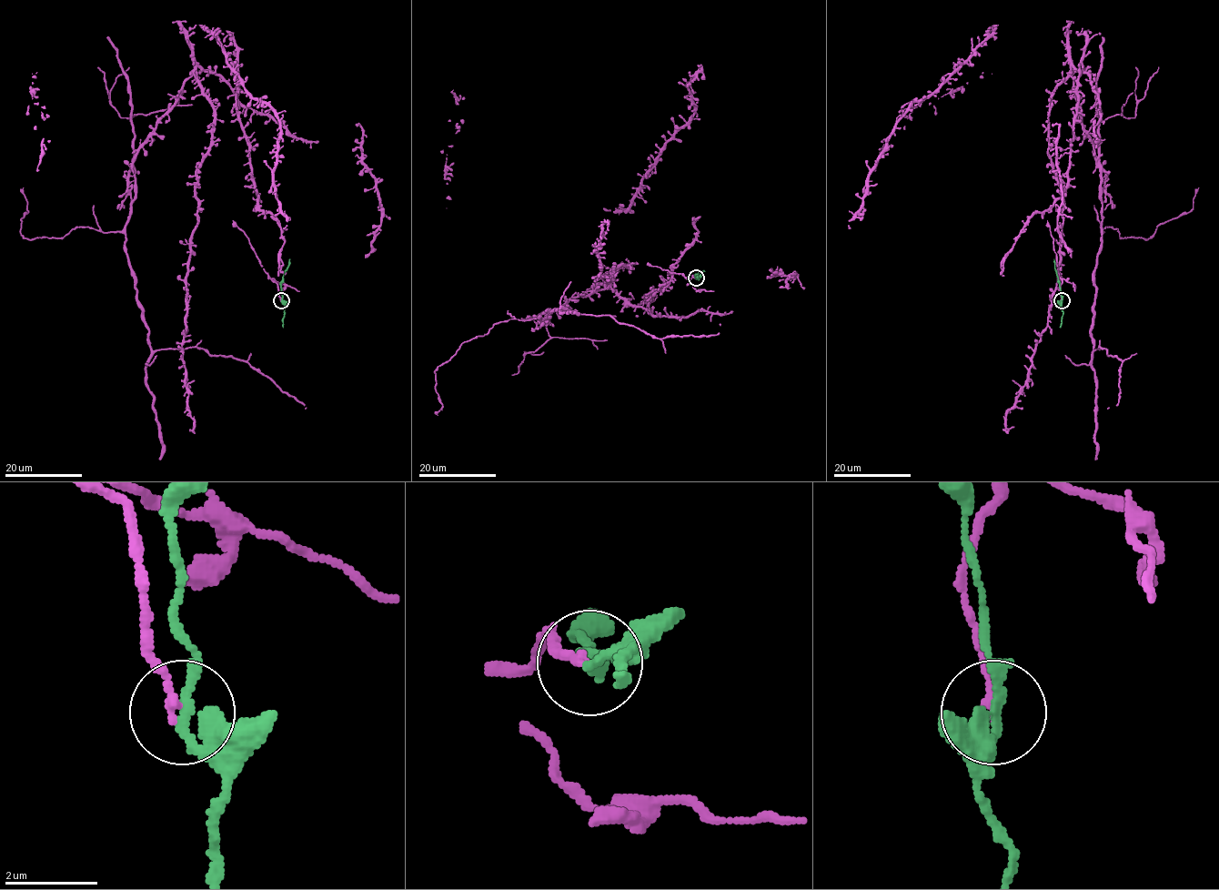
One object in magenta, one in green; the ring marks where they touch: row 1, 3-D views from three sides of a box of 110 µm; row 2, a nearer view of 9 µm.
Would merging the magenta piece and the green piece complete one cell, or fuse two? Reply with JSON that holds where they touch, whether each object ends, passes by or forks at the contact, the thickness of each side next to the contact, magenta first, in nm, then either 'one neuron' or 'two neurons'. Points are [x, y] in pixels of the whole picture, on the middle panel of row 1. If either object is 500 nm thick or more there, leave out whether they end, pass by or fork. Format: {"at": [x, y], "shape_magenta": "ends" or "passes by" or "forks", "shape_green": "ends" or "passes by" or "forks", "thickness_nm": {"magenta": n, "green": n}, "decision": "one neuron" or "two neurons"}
{"at": [696, 278], "shape_magenta": "ends", "shape_green": "passes by", "thickness_nm": {"magenta": 180, "green": 260}, "decision": "two neurons"}

